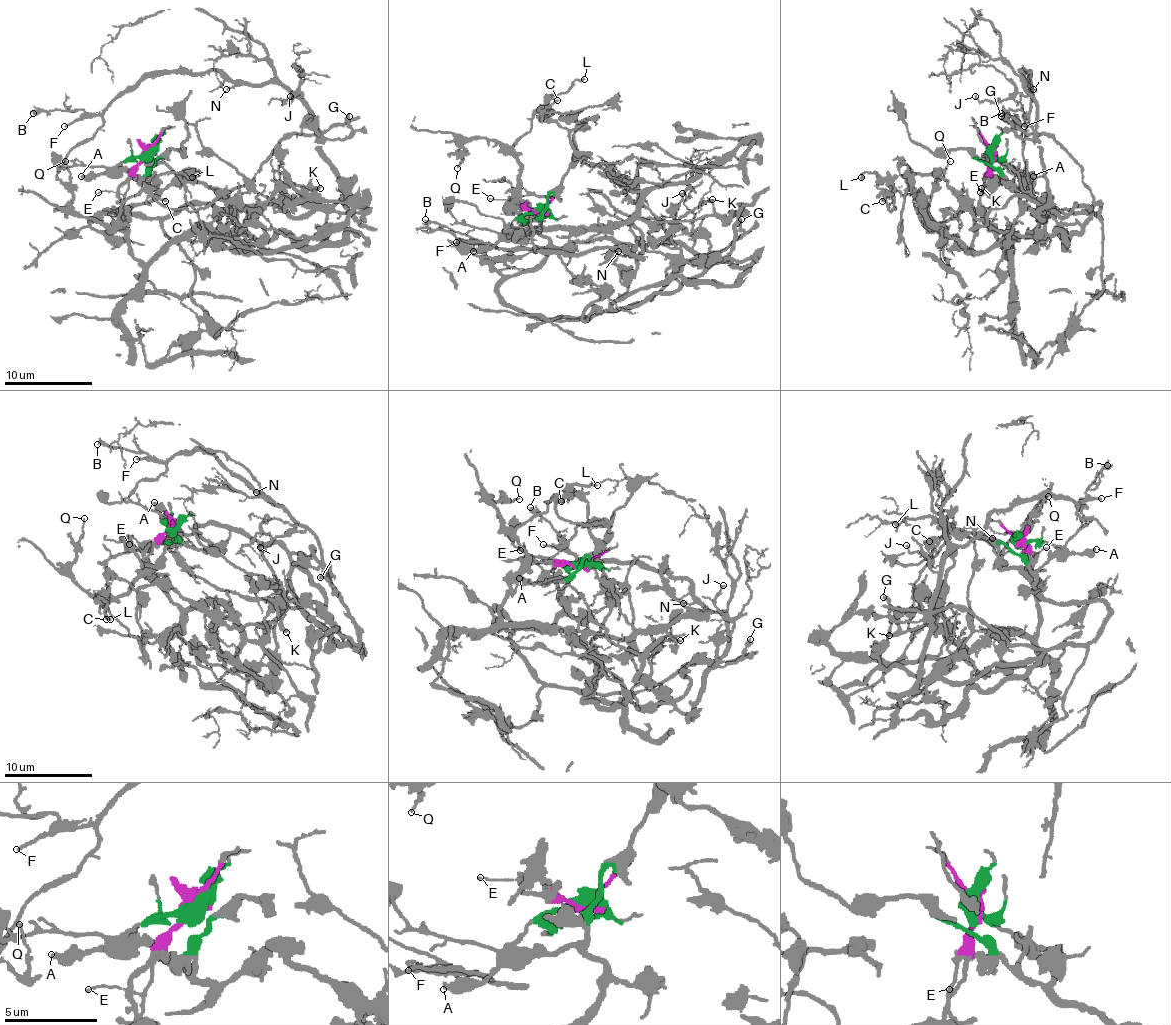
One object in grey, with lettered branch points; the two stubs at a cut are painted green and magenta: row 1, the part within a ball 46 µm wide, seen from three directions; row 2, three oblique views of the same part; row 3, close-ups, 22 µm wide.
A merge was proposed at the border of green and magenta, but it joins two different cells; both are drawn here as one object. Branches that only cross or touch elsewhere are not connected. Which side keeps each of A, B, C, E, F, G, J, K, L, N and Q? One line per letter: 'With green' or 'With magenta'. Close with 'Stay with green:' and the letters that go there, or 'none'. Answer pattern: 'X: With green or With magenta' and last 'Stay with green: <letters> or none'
A: With green
B: With green
C: With magenta
E: With magenta
F: With green
G: With green
J: With green
K: With magenta
L: With magenta
N: With green
Q: With magenta
Stay with green: A, B, F, G, J, N

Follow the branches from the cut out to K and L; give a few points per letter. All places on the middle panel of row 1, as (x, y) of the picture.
K: (540, 212), (516, 199), (520, 216), (538, 227), (639, 218), (660, 238), (713, 199)
L: (540, 212), (529, 210), (514, 194), (518, 166), (512, 146), (553, 96), (564, 94), (575, 81), (584, 78)

